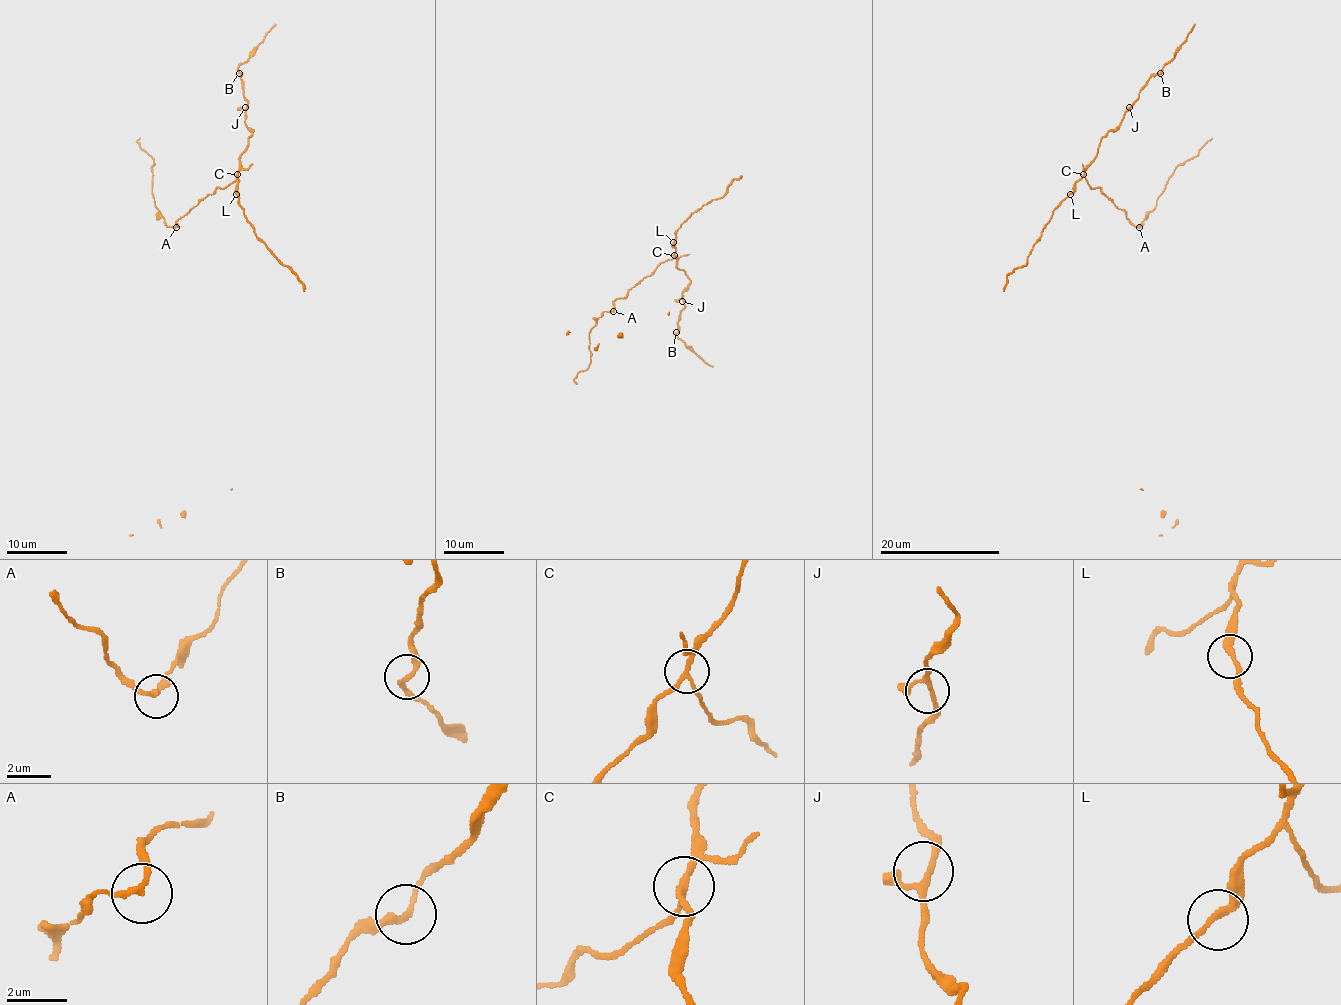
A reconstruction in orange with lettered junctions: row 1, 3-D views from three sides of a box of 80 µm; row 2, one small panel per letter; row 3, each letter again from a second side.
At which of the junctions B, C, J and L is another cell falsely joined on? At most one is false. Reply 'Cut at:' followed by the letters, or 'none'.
Cut at: C

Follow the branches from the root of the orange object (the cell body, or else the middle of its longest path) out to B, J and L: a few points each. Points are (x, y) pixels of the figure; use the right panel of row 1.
B: (1084, 176), (1084, 170), (1096, 155), (1100, 140), (1120, 124), (1145, 82), (1160, 73)
J: (1084, 176), (1084, 170), (1096, 155), (1100, 140), (1120, 124), (1129, 107)
L: (1084, 176), (1075, 184), (1070, 194)

